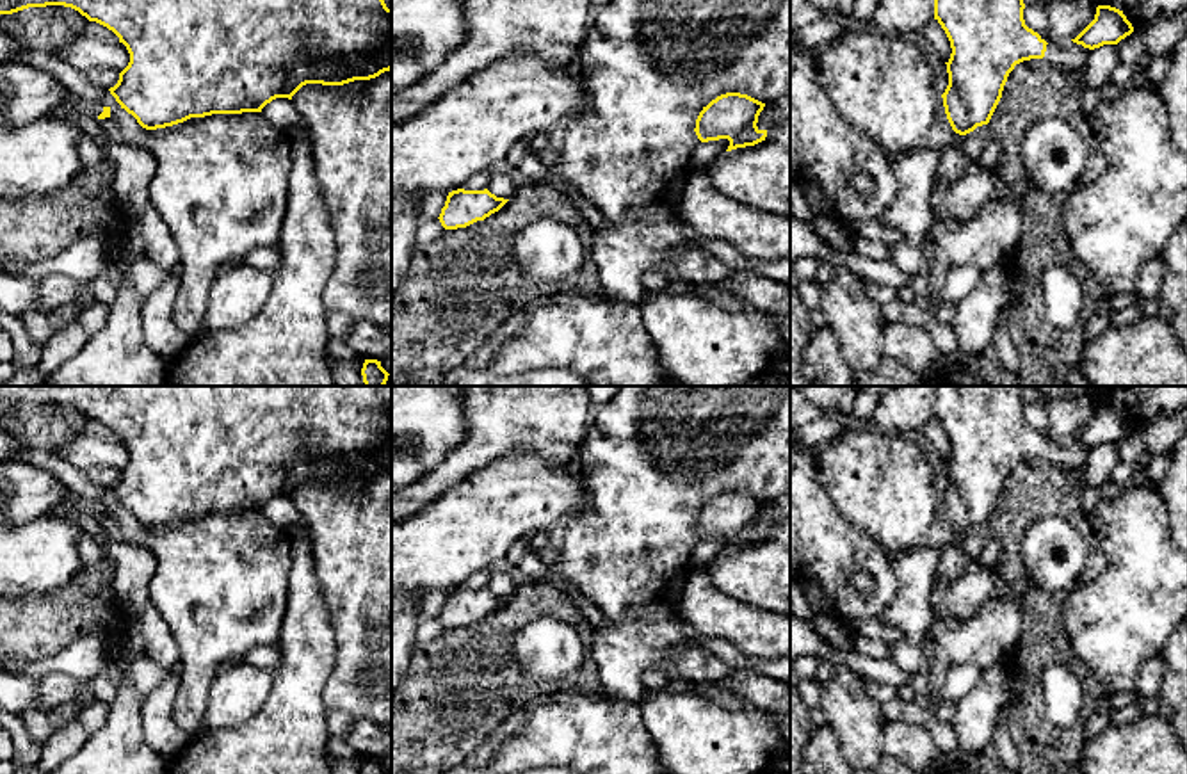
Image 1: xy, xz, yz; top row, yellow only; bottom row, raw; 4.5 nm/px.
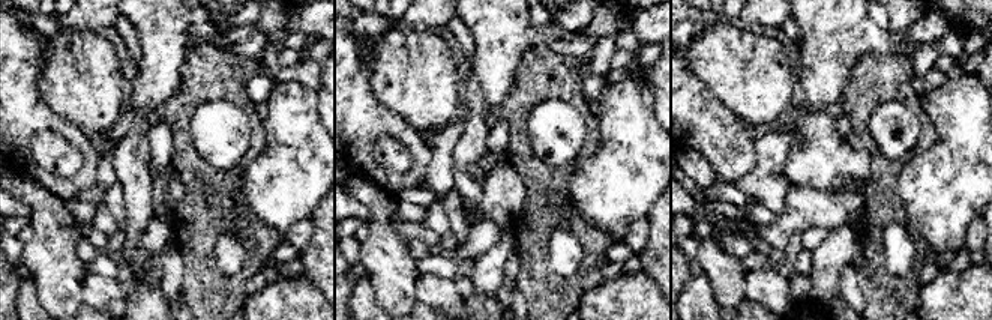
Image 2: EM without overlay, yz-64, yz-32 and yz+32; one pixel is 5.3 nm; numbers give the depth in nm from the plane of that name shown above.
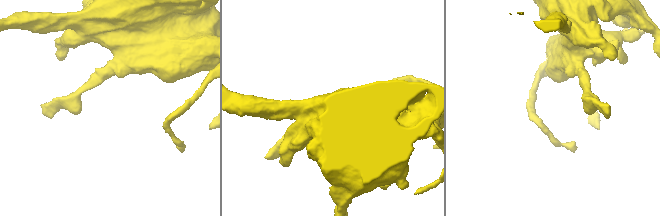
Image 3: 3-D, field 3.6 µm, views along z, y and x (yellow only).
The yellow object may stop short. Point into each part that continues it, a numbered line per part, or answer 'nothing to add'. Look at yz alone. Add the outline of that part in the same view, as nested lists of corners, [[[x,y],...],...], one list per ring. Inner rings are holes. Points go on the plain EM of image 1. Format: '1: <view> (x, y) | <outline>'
1: yz (952, 559) | [[[956,532],[954,539],[943,548],[933,582],[949,585],[963,573],[966,552],[961,544],[961,539],[963,534]]]

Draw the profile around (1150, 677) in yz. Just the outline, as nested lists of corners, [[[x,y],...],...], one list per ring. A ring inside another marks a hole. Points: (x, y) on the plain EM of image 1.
[[[1160,657],[1148,658],[1139,671],[1135,690],[1143,699],[1155,699],[1164,678],[1164,664]]]

